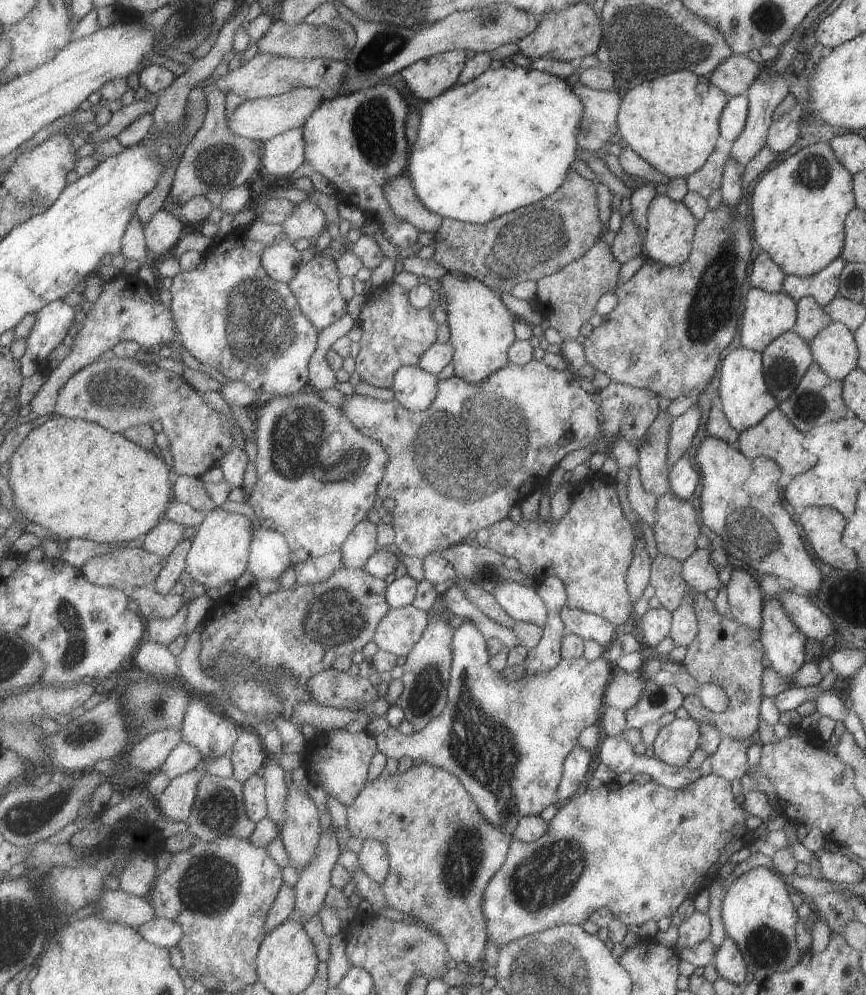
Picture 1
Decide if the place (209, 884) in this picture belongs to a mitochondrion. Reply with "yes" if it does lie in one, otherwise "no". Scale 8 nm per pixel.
yes

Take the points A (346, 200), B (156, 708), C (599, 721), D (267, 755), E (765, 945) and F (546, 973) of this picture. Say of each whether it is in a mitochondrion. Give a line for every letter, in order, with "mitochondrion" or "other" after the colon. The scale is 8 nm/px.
A: other
B: mitochondrion
C: other
D: other
E: mitochondrion
F: mitochondrion

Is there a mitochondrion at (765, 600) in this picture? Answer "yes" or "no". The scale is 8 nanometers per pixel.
no

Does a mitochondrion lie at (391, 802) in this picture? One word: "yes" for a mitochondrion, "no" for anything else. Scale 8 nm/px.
no

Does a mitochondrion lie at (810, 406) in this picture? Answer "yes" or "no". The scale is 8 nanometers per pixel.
yes

